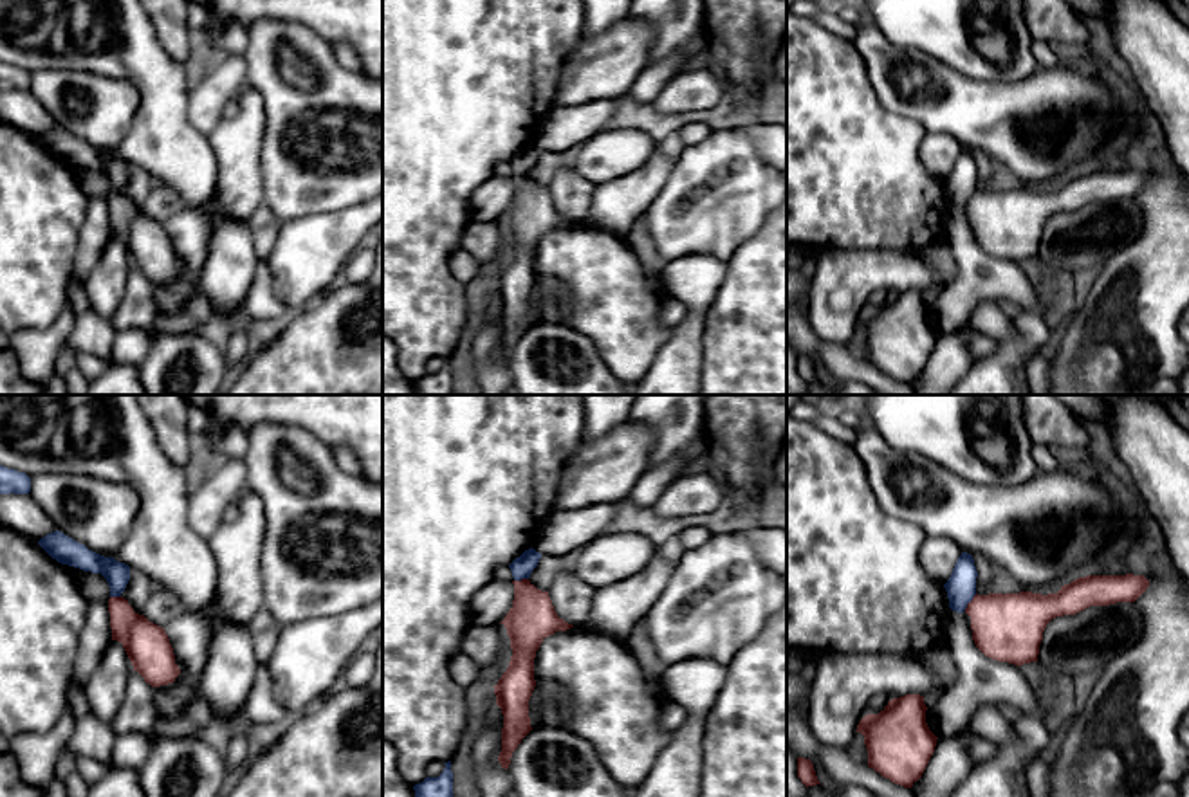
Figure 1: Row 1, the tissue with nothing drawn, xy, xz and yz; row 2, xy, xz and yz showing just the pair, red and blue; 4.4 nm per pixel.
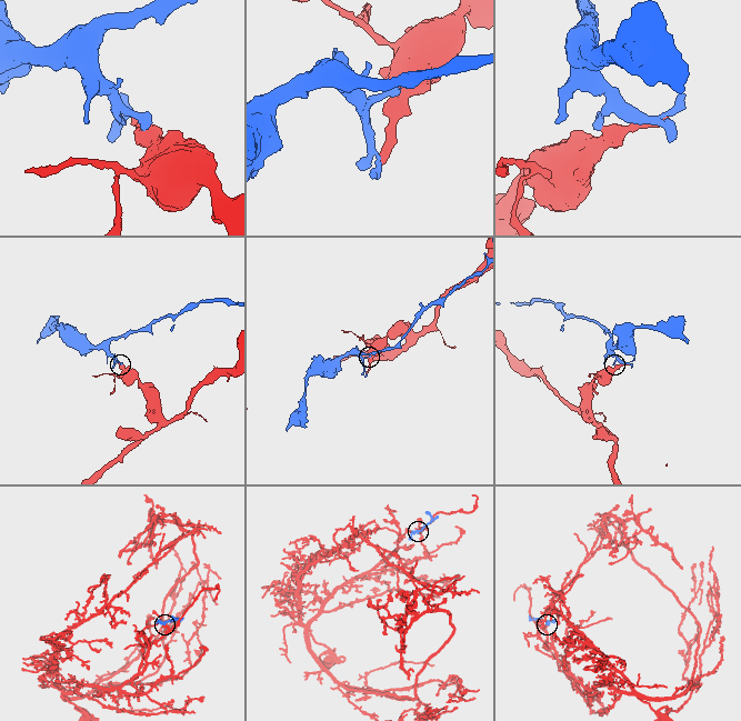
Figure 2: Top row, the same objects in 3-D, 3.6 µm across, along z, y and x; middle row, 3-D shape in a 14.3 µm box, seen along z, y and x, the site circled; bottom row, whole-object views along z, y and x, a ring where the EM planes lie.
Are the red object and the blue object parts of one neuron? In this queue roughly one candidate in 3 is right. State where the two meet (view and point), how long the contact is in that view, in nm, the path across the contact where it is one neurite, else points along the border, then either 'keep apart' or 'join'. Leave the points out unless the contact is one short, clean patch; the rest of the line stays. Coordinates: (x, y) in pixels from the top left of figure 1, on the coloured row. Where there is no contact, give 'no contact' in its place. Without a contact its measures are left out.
yz (969, 603) | 100 nm | along yz (977, 594), (964, 610) | keep apart

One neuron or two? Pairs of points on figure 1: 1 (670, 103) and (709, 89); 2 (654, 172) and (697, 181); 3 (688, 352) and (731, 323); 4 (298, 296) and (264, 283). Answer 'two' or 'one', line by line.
1: one
2: two
3: two
4: two

